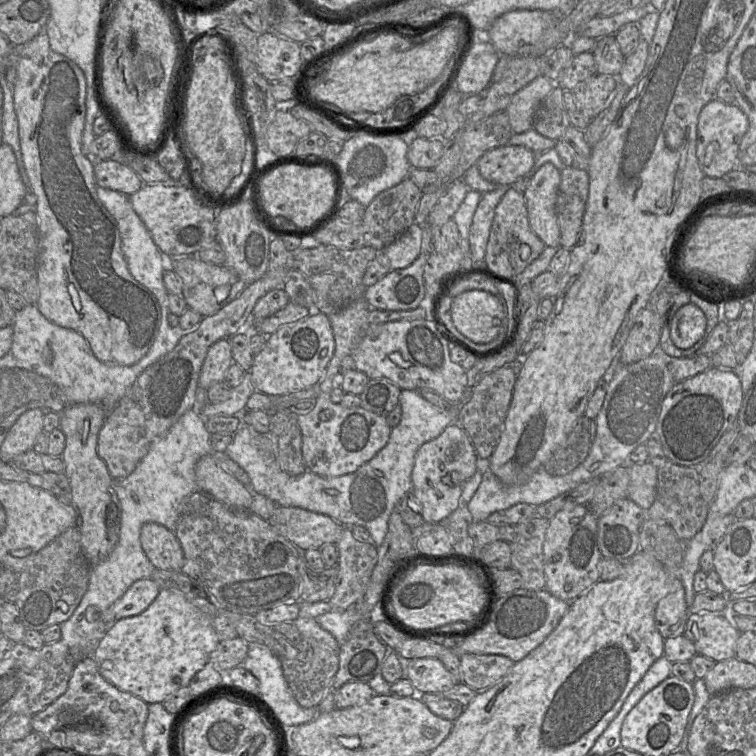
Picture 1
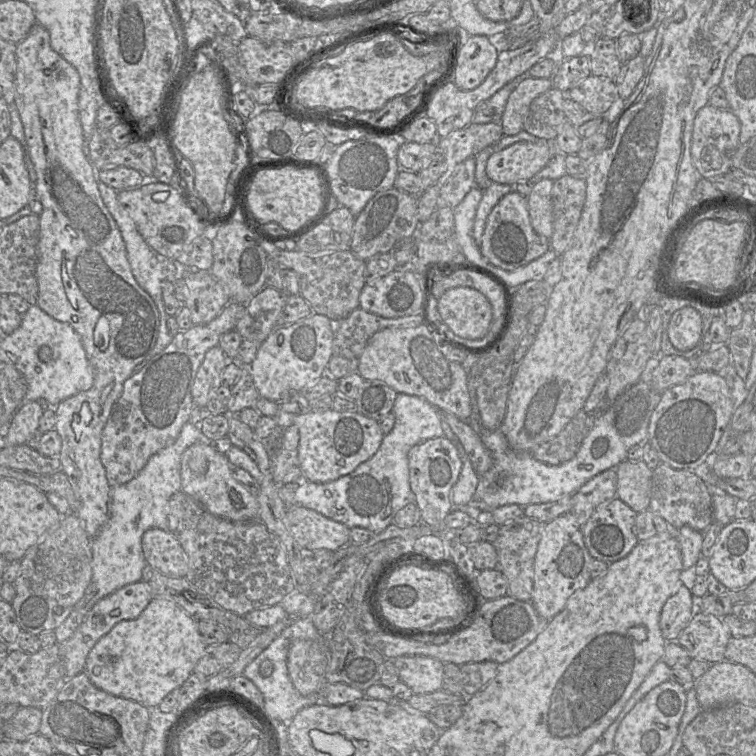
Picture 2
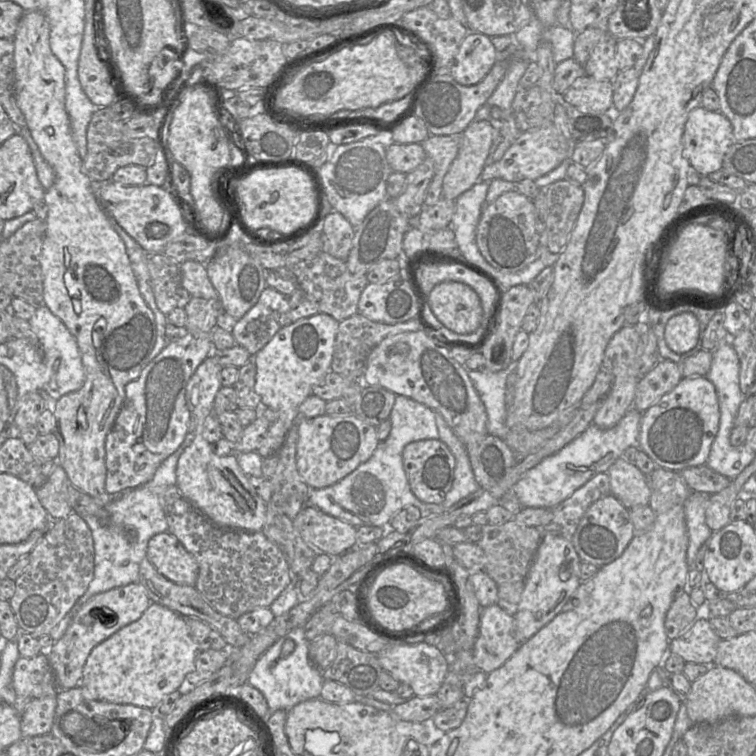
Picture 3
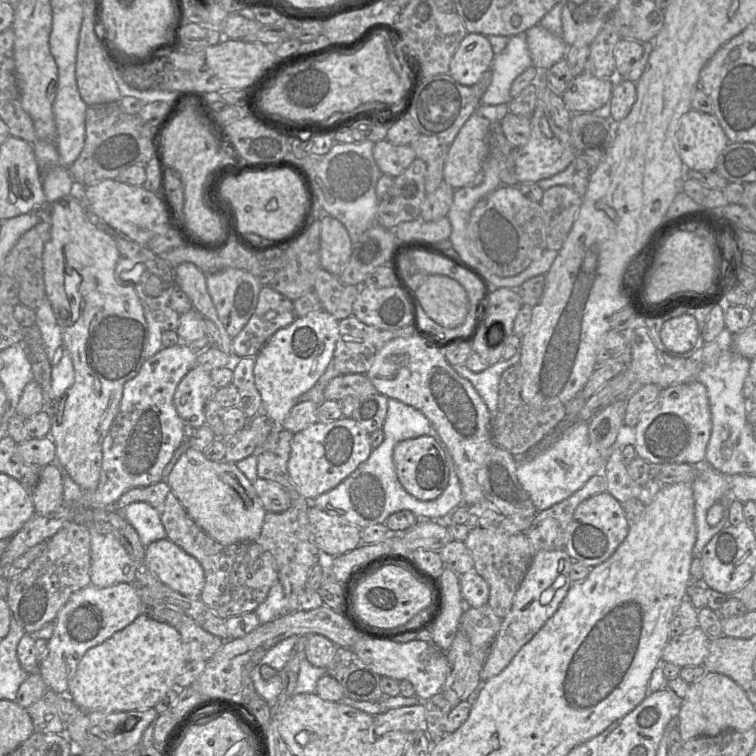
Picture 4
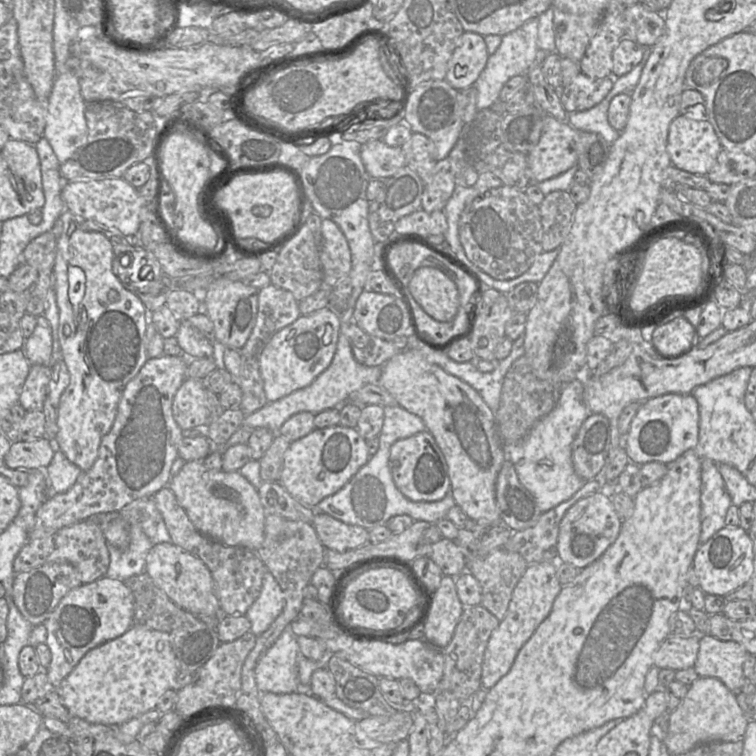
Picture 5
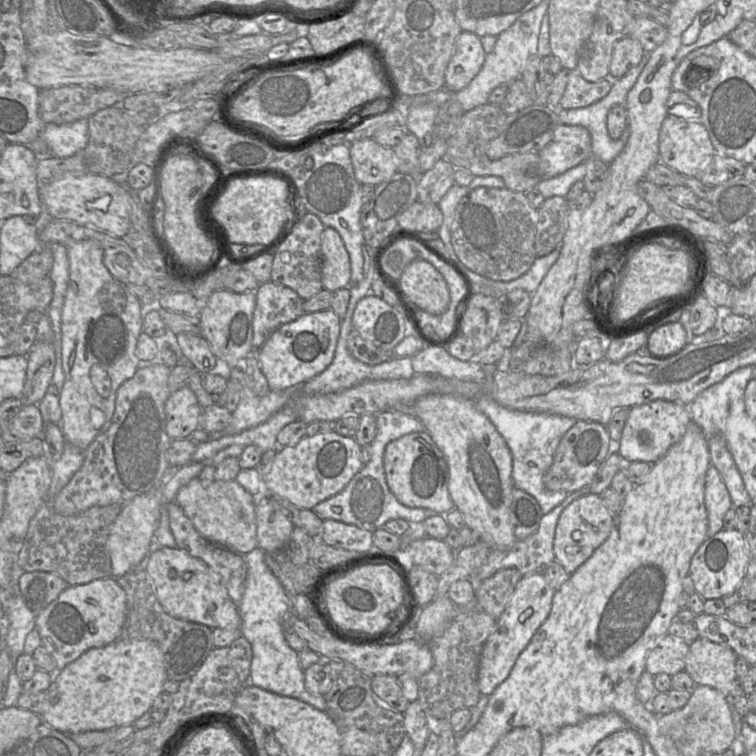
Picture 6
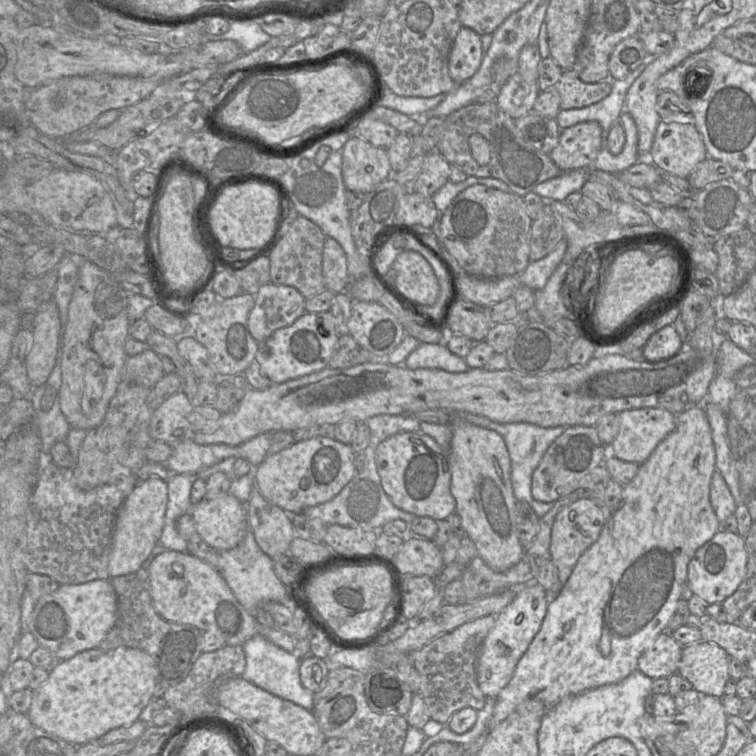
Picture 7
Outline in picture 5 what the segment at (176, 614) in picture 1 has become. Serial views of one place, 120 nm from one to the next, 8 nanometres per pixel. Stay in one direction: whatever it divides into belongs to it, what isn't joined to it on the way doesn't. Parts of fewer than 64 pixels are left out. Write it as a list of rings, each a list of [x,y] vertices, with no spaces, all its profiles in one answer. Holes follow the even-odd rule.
[[[132,625],[121,636],[90,649],[56,690],[71,715],[90,723],[120,725],[155,709],[178,672],[170,635]]]

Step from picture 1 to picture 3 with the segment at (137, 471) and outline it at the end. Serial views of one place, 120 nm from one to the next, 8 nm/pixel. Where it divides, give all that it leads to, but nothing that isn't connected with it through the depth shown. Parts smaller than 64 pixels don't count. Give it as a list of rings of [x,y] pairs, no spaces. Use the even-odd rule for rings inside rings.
[[[188,432],[179,448],[159,465],[149,482],[140,487],[126,490],[118,496],[112,496],[109,504],[105,506],[107,512],[106,520],[101,520],[89,514],[79,515],[86,522],[92,533],[94,542],[94,577],[86,592],[49,633],[49,636],[54,641],[62,638],[80,607],[90,597],[138,582],[139,566],[146,557],[150,538],[156,534],[168,531],[168,524],[164,514],[164,492],[168,487],[176,485],[178,459],[194,438],[194,434]]]

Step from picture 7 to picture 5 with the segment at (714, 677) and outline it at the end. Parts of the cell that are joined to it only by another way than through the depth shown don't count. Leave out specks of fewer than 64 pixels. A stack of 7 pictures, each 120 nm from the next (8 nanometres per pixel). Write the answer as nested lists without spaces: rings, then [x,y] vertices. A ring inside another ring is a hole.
[[[700,635],[694,669],[699,677],[715,677],[734,694],[741,693],[746,677],[743,664],[749,653],[734,641],[723,641],[711,635]]]

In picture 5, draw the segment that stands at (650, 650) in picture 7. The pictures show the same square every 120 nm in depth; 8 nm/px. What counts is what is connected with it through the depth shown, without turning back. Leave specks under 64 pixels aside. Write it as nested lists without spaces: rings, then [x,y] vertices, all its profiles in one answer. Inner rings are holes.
[[[700,635],[668,636],[654,655],[654,665],[659,669],[674,671],[694,668]]]

